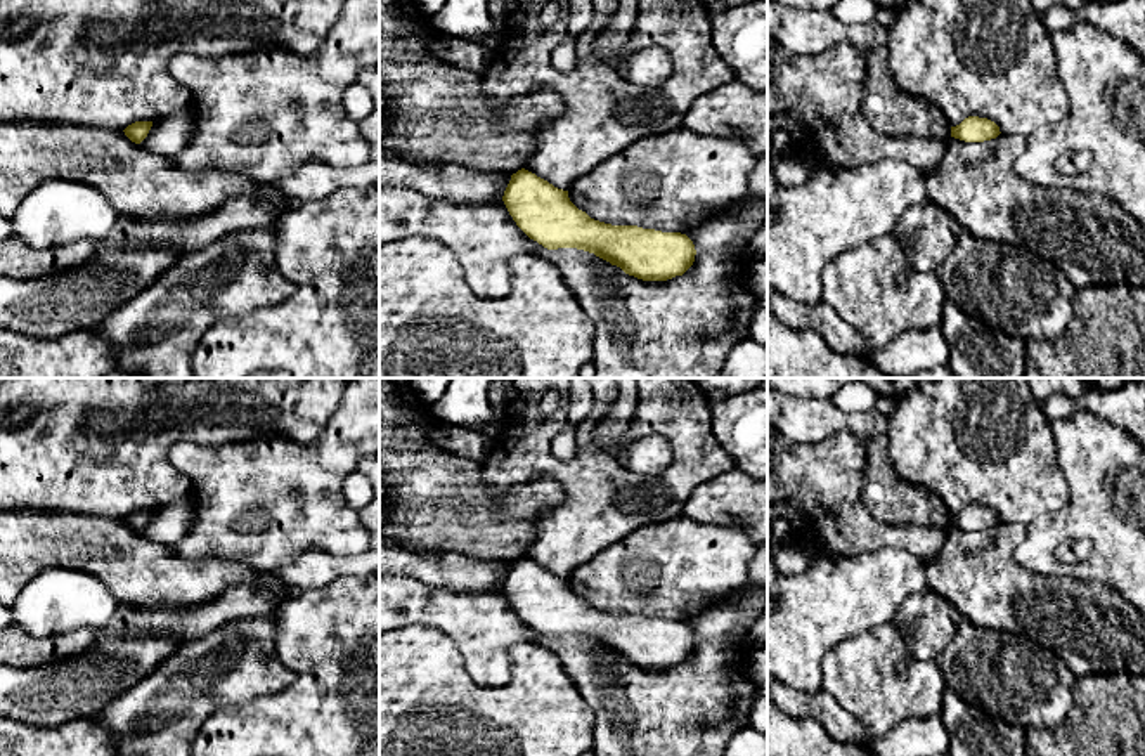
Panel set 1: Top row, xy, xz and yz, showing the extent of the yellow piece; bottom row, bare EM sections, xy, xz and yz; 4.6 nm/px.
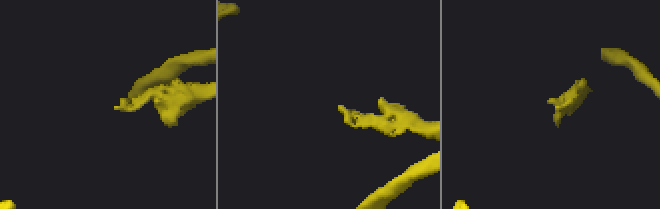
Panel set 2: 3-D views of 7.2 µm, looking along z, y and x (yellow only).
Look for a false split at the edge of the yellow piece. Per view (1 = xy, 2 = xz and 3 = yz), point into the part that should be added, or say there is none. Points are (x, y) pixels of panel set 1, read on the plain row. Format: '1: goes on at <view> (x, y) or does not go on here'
1: does not go on here
2: does not go on here
3: does not go on here

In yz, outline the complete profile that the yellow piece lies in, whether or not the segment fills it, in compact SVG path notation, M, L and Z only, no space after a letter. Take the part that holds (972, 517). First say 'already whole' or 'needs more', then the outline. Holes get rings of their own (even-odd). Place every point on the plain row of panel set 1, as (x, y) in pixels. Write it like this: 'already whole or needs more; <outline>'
already whole; M968 505L960 513L951 515L951 525L965 531L984 531L996 527L999 522L994 510L979 505Z

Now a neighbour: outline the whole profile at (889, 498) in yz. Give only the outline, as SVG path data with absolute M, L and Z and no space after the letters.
M889 437L866 439L868 465L863 482L863 501L870 513L892 525L951 525L951 515L942 499L901 479L889 456Z

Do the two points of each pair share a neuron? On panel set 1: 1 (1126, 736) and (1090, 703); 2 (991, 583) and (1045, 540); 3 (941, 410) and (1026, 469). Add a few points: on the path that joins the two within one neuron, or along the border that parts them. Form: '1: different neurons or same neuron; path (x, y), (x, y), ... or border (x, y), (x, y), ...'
1: same neuron; path (1118, 727), (1099, 708)
2: different neurons; border (1024, 527), (1014, 559), (1031, 571), (1054, 576)
3: same neuron; path (951, 437), (963, 460), (981, 470), (998, 469)

